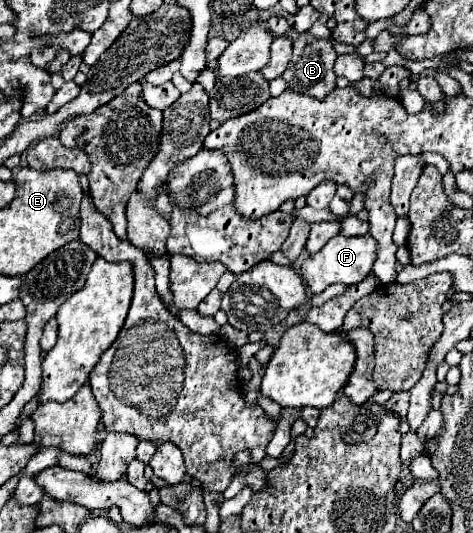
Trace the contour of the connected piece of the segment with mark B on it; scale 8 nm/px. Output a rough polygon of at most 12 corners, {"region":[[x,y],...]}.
{"region":[[301,33],[283,79],[323,99],[335,89],[331,39]]}

